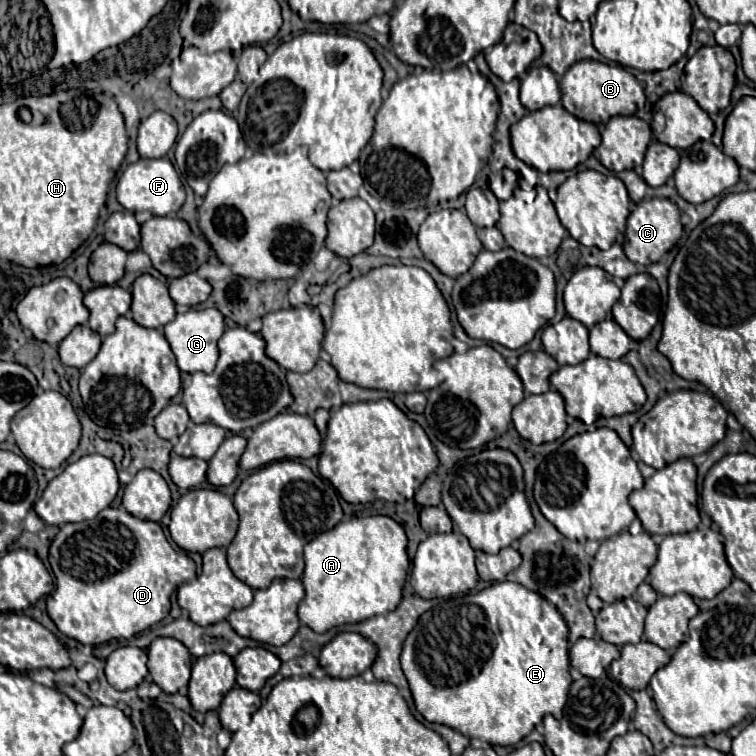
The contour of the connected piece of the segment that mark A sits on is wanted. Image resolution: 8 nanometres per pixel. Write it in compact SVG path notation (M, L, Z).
M387 516L349 518L333 530L319 534L305 546L303 586L305 598L299 604L299 620L323 634L341 624L355 624L377 614L387 614L401 602L401 590L409 570L407 536Z

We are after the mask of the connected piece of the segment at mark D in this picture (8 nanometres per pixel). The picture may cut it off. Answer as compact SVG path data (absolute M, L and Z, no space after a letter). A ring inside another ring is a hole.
M105 508L93 520L63 524L51 542L49 564L55 574L55 592L47 596L47 614L59 632L89 646L99 646L117 638L131 638L161 622L171 610L173 590L197 576L195 562L169 544L157 522L139 520L125 508Z

